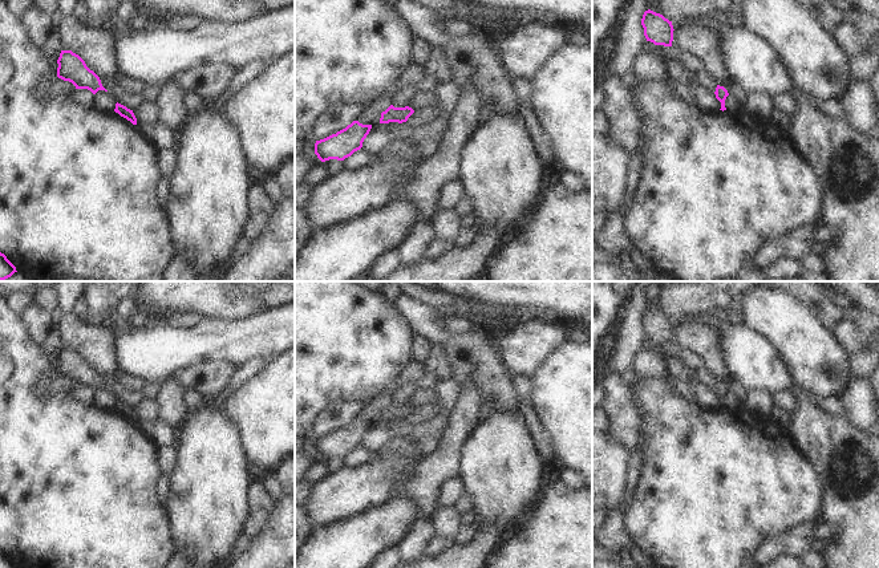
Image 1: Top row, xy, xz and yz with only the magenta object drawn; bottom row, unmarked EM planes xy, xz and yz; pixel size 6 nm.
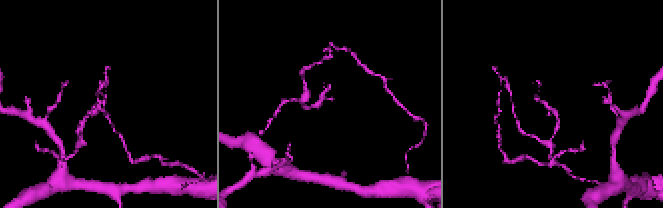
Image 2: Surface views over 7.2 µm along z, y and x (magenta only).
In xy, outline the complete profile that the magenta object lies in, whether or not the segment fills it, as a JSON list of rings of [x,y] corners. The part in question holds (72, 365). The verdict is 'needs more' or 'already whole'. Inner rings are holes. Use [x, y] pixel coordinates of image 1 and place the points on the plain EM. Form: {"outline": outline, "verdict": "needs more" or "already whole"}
{"outline": [[[61,348],[57,361],[57,374],[72,380],[76,386],[88,386],[93,391],[98,388],[108,389],[102,384],[100,374],[86,364],[85,358],[78,352],[72,348]]], "verdict": "already whole"}

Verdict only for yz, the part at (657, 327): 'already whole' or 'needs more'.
already whole

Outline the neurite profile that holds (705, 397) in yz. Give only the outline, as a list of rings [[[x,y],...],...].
[[[694,377],[688,381],[688,385],[693,389],[696,402],[708,409],[720,409],[721,399],[716,395],[716,391],[704,386]]]

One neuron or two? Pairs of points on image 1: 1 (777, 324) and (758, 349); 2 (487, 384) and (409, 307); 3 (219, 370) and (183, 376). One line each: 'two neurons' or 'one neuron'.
1: two neurons
2: one neuron
3: one neuron

